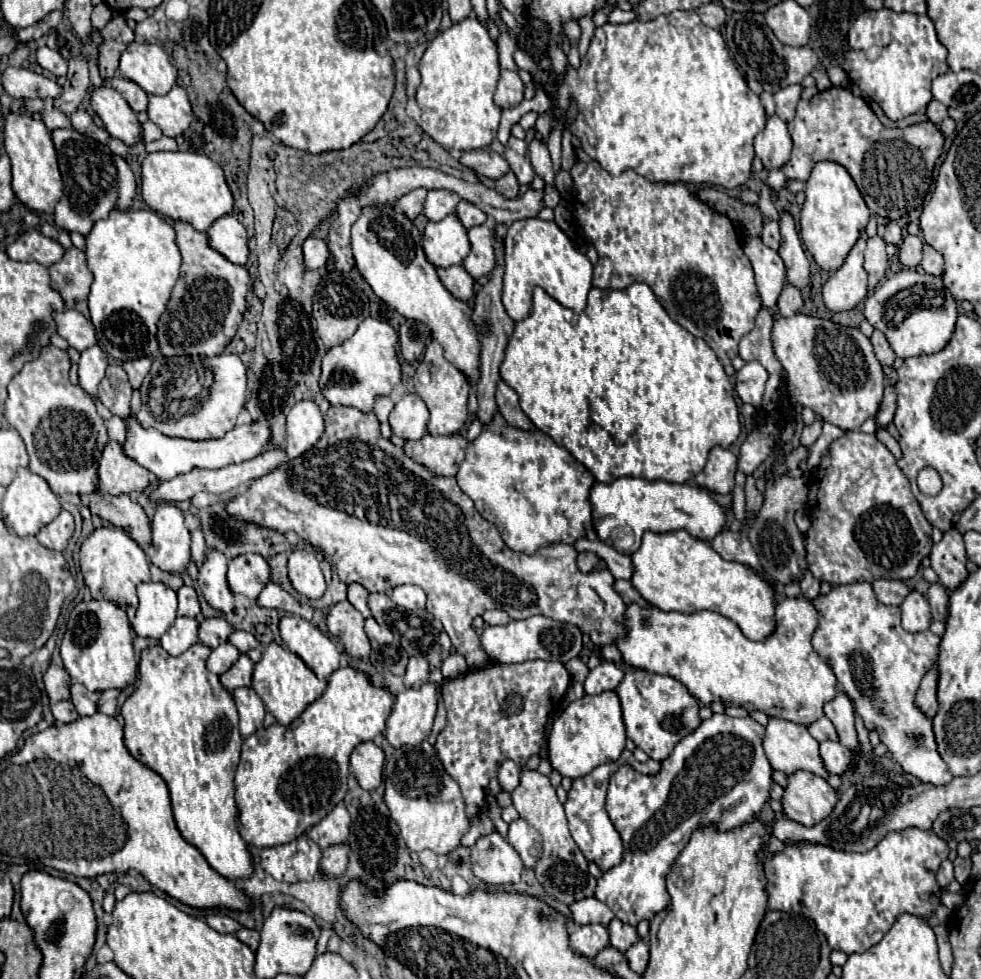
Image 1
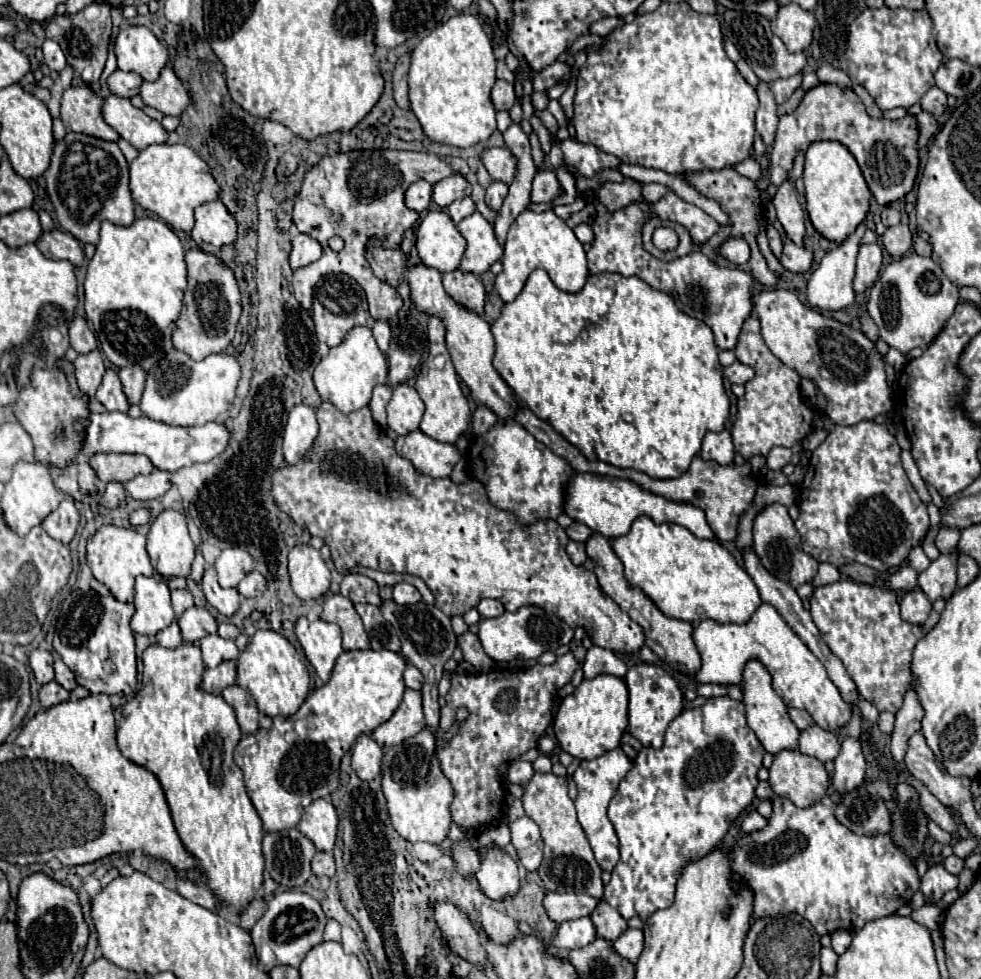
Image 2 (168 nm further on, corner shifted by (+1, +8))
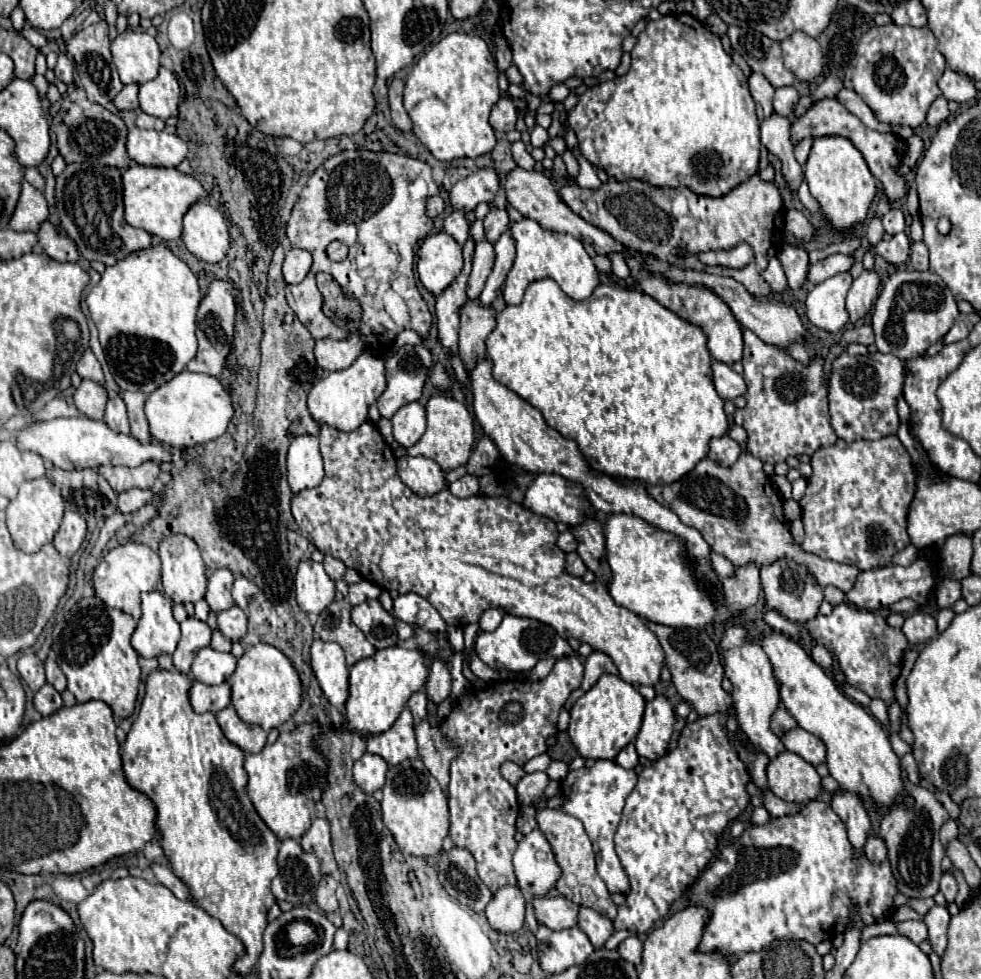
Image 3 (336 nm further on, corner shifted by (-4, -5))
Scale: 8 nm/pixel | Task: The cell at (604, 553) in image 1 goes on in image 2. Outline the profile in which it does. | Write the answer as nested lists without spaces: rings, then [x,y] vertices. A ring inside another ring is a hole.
[[[574,522],[572,526],[568,526],[566,534],[570,536],[570,540],[576,540],[576,542],[586,542],[588,538],[594,536],[594,532],[586,524],[582,524],[582,522]]]

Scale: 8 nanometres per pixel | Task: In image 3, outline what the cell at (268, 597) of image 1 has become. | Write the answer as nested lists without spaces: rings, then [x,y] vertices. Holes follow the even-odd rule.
[[[237,575],[235,581],[233,581],[233,601],[241,607],[241,609],[247,609],[249,601],[255,597],[257,589],[255,585],[251,585],[251,581],[247,581],[243,575]]]

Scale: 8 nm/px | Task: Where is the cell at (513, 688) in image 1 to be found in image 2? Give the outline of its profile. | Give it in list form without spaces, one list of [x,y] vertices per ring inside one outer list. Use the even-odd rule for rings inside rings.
[[[572,652],[558,656],[558,660],[550,666],[534,664],[528,670],[508,672],[508,670],[490,670],[490,672],[476,672],[476,674],[452,674],[450,692],[446,694],[446,706],[440,710],[440,730],[448,732],[456,724],[456,710],[466,708],[468,718],[458,722],[458,730],[450,740],[436,740],[436,756],[440,760],[442,772],[454,786],[454,802],[450,806],[452,820],[466,828],[466,830],[480,830],[498,824],[502,816],[502,786],[498,780],[498,766],[500,762],[512,762],[520,758],[530,748],[538,746],[538,738],[544,734],[552,720],[552,700],[556,692],[568,684],[580,664],[572,656]]]

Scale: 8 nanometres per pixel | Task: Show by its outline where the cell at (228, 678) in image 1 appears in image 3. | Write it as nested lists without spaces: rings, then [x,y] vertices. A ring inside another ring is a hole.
[[[193,681],[189,689],[189,703],[195,713],[217,713],[231,703],[231,689],[227,683],[203,685],[201,681]]]

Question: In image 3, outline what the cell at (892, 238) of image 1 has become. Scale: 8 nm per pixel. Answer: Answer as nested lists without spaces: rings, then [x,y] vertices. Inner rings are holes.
[[[889,209],[885,215],[883,215],[883,227],[889,235],[895,235],[899,231],[905,229],[905,219],[903,219],[903,213],[901,209]]]

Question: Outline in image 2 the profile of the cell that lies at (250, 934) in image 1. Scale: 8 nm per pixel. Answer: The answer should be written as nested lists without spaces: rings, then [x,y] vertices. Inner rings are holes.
[[[258,896],[258,898],[254,898],[250,904],[248,904],[248,908],[244,908],[242,910],[242,914],[240,914],[240,926],[244,928],[244,930],[250,930],[260,918],[262,918],[262,912],[266,910],[266,902]]]

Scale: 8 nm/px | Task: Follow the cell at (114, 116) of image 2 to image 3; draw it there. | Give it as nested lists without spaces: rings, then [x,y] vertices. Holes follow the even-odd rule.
[[[137,127],[129,131],[127,151],[139,165],[151,167],[179,167],[187,157],[187,145],[177,135]]]

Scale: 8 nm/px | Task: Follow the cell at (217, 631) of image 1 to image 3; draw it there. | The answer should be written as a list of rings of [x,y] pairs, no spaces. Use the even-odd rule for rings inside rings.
[[[195,617],[185,619],[181,623],[181,641],[179,641],[175,653],[171,655],[173,667],[179,673],[187,675],[191,671],[195,655],[199,653],[199,649],[207,647],[209,641],[211,641],[211,629],[207,623],[195,619]]]

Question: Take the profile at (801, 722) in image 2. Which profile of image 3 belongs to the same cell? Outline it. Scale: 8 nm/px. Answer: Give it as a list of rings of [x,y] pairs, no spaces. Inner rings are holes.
[[[777,707],[775,713],[771,715],[771,731],[781,737],[785,731],[795,729],[795,727],[797,727],[797,723],[795,723],[795,719],[789,715],[789,711],[787,711],[785,707]]]

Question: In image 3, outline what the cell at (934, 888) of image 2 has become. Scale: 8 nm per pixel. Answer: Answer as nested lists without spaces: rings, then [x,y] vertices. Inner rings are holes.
[[[935,905],[927,915],[925,915],[925,925],[927,925],[927,931],[929,931],[929,937],[927,941],[931,943],[933,951],[943,957],[945,953],[945,947],[947,947],[947,925],[949,925],[949,911],[947,907],[941,907],[941,905]]]

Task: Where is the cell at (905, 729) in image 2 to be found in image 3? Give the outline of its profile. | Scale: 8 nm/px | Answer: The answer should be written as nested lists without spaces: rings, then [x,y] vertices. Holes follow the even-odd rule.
[[[903,773],[905,789],[909,797],[915,799],[915,805],[911,809],[905,809],[901,801],[883,817],[879,827],[879,837],[887,845],[889,851],[889,863],[893,877],[897,881],[897,891],[905,897],[933,897],[939,891],[939,879],[943,875],[941,859],[945,855],[945,849],[939,841],[939,829],[949,819],[945,807],[941,801],[927,789],[921,789],[917,785],[911,785],[907,781],[907,773]]]

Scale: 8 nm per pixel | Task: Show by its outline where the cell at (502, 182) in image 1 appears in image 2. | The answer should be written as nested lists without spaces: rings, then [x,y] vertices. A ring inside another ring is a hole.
[[[492,182],[492,184],[488,186],[488,190],[486,190],[486,204],[488,204],[490,208],[498,210],[498,208],[502,206],[506,194],[508,194],[508,186],[506,186],[504,182]]]

